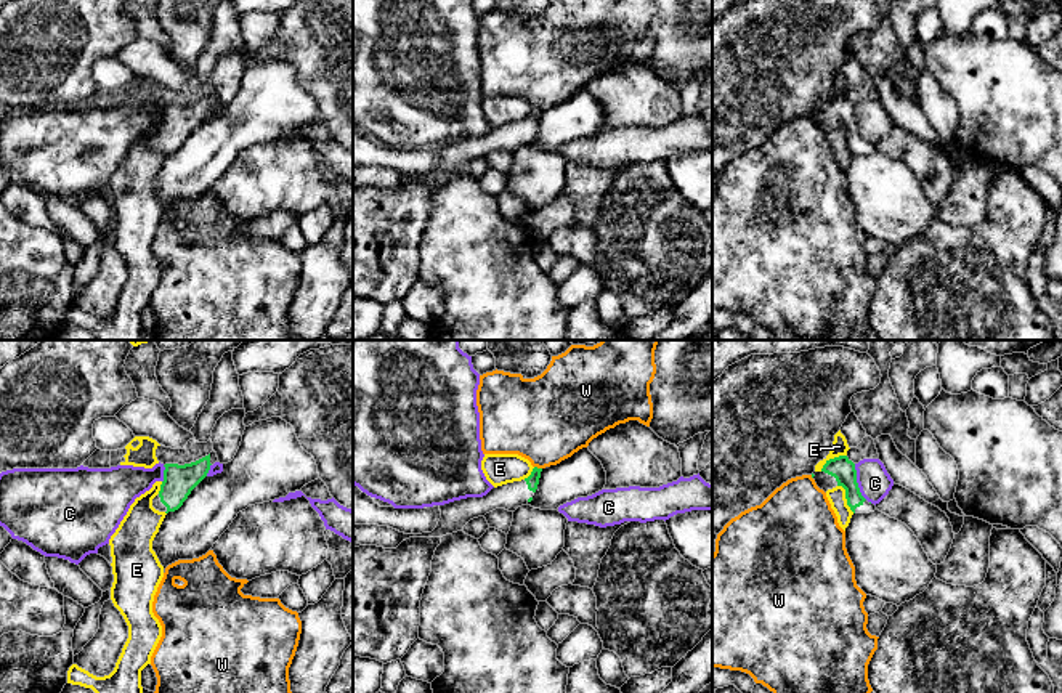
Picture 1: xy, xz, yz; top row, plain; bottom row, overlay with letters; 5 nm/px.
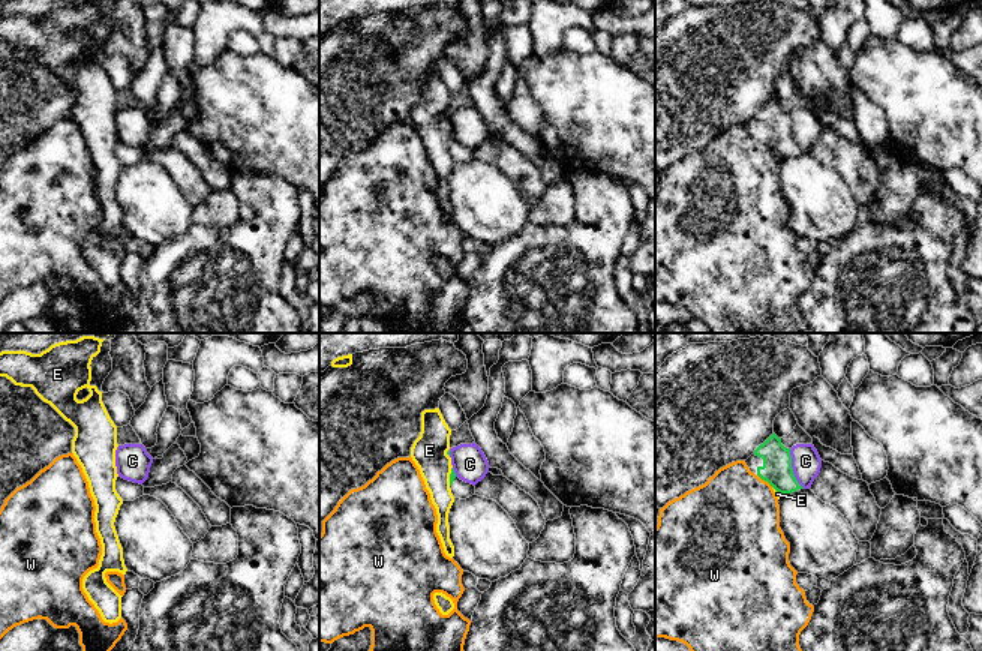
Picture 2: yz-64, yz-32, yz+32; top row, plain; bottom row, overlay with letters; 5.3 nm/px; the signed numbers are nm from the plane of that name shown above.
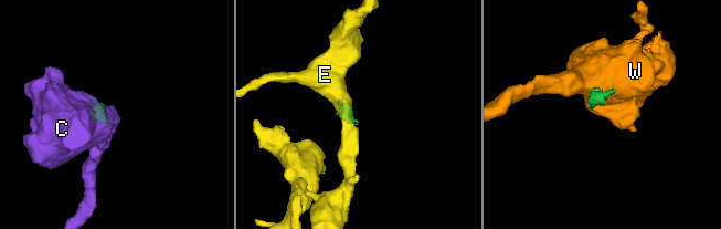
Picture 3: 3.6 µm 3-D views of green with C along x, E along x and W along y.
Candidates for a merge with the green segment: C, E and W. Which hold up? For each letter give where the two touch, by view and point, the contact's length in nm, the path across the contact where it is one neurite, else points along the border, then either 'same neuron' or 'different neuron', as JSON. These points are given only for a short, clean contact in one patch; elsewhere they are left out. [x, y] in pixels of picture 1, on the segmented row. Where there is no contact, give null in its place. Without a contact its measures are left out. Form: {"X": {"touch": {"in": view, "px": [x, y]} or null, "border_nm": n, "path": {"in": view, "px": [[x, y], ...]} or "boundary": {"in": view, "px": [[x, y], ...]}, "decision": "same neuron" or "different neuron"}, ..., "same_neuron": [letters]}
{"C": {"touch": {"in": "yz", "px": [855, 482]}, "border_nm": 200, "boundary": {"in": "yz", "px": [[854, 464], [859, 491], [867, 499]]}, "decision": "different neuron"}, "E": {"touch": {"in": "yz", "px": [831, 459]}, "border_nm": 160, "boundary": {"in": "yz", "px": [[846, 454], [831, 457], [820, 470]]}, "decision": "different neuron"}, "W": {"touch": {"in": "xz", "px": [536, 467]}, "border_nm": 40, "boundary": {"in": "xz", "px": [[535, 466], [541, 469]]}, "decision": "different neuron"}, "same_neuron": []}

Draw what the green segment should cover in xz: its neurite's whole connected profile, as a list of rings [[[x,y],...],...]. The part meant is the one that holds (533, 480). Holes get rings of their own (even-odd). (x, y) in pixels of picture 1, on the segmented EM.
[[[534,467],[528,478],[492,488],[483,497],[467,497],[440,505],[441,518],[432,533],[404,534],[388,526],[353,525],[353,549],[359,545],[396,549],[409,537],[443,537],[462,531],[470,520],[484,517],[496,509],[515,512],[533,500],[541,472],[542,468]]]

